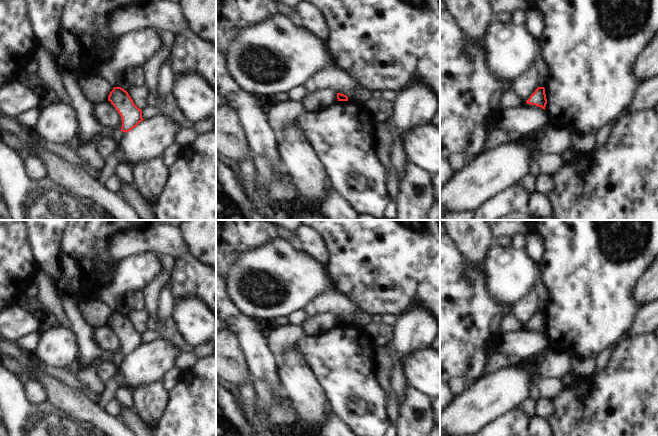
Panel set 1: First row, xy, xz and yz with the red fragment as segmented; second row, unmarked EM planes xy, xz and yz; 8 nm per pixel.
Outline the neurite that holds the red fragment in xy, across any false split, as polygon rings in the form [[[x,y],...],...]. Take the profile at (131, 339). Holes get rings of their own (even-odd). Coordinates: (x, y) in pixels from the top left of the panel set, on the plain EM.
[[[114,311],[108,320],[108,325],[111,326],[122,342],[122,356],[129,356],[144,344],[142,334],[134,328],[128,316],[123,312]]]

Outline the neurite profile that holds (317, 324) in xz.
[[[330,312],[314,315],[302,323],[306,336],[318,335],[325,331],[328,332],[337,325],[337,316]]]

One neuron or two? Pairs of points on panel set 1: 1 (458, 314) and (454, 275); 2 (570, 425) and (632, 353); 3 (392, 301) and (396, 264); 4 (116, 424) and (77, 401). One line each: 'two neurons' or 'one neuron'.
1: one neuron
2: one neuron
3: one neuron
4: one neuron

